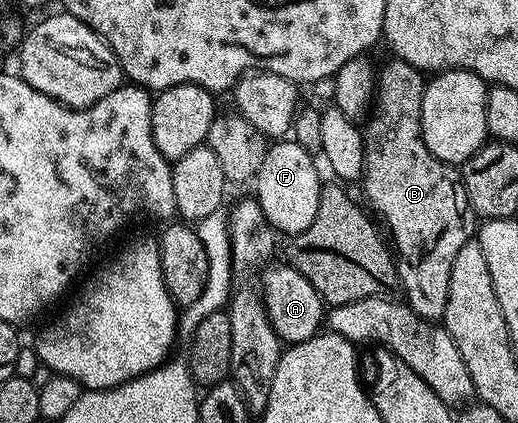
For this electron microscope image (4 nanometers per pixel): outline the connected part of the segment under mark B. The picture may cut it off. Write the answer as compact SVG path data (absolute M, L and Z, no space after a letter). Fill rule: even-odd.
M394 56L375 77L375 104L368 114L369 126L364 126L365 172L363 186L368 208L379 218L380 224L389 228L388 240L395 250L397 274L401 280L400 292L406 305L424 320L440 322L447 307L447 291L451 283L451 267L455 255L475 233L475 214L467 199L465 185L461 181L458 166L439 160L421 137L421 104L425 94L427 77L403 58Z

